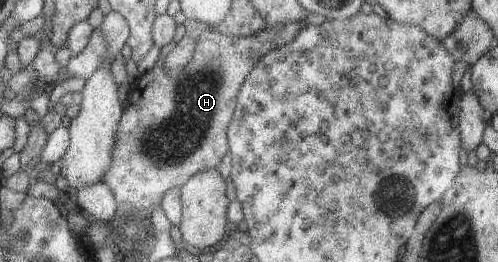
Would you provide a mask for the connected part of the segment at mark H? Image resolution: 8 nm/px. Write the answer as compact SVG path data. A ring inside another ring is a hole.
M305 19L290 23L275 23L246 37L231 37L213 30L203 31L196 40L192 59L175 81L165 74L163 58L161 60L156 58L149 74L145 78L140 77L142 84L127 96L127 106L123 108L117 125L112 163L100 181L109 187L116 201L116 211L112 220L107 221L112 224L114 232L123 234L123 238L130 239L132 242L147 238L153 234L153 230L147 229L150 212L153 207L160 204L164 192L180 187L193 174L203 172L207 168L215 168L221 162L223 154L227 152L225 130L233 114L239 86L261 57L278 46L291 43L304 24L306 24Z

